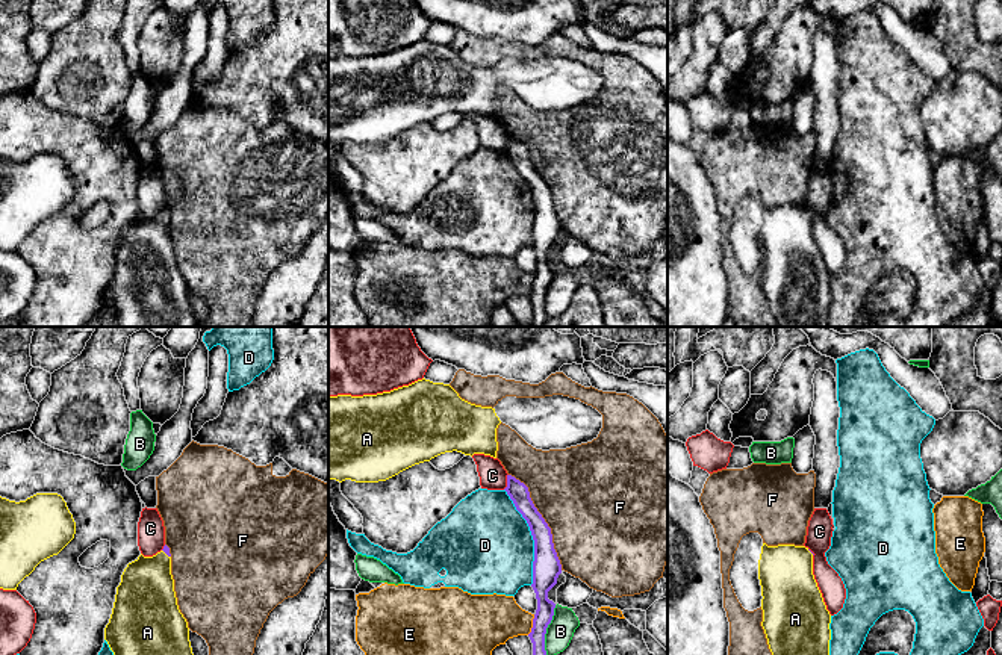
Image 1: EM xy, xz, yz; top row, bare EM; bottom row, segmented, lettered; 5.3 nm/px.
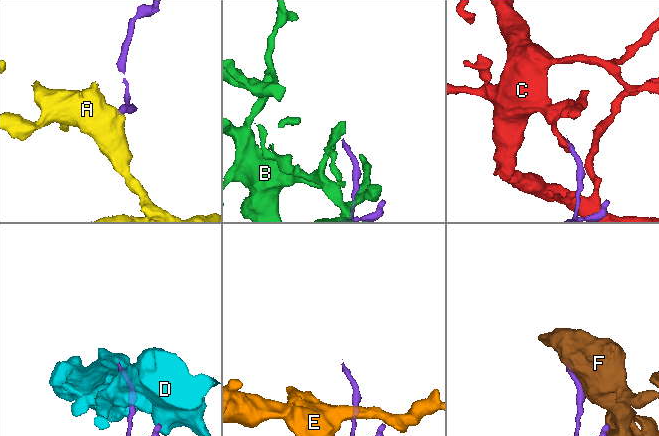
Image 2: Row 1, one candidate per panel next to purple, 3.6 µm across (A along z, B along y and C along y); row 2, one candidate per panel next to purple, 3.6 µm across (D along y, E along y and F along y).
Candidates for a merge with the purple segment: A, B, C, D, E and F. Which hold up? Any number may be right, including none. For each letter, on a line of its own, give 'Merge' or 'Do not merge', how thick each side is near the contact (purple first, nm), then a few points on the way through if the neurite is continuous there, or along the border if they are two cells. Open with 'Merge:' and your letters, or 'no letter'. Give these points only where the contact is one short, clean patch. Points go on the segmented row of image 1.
Merge: A
A: Merge. Thickness 40 nm (purple) against 300 nm. Path across: xy (165, 549), (167, 554), (149, 578), (146, 595)
B: Do not merge. Thickness 110 nm (purple) against 140 nm
C: Do not merge. Thickness 110 nm (purple) against 140 nm. Boundary: xz (507, 474), (507, 484), (503, 489)
D: Do not merge. Thickness 150 nm (purple) against 480 nm
E: Do not merge. Thickness 120 nm (purple) against 280 nm. Boundary: xz (535, 614), (532, 630), (527, 634)
F: Do not merge. Thickness 150 nm (purple) against 500 nm

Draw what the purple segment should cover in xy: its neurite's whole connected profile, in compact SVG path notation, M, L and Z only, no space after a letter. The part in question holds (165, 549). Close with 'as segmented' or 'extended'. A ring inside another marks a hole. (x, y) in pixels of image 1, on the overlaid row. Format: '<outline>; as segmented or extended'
M165 545L153 557L142 554L127 564L117 587L104 640L114 655L194 655L188 622L179 610L171 575L171 554Z; extended

